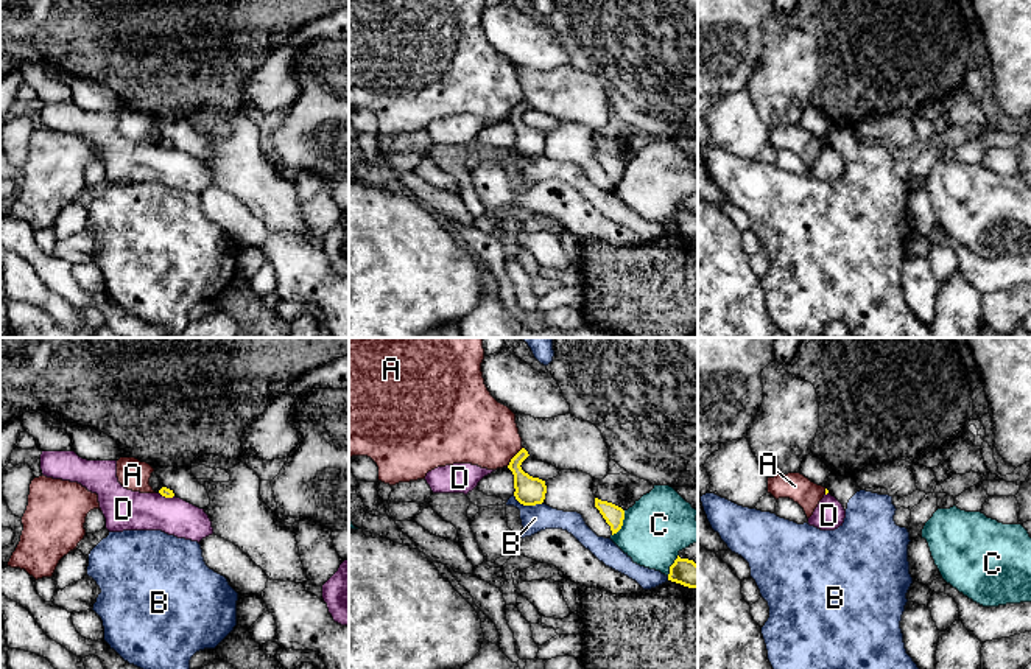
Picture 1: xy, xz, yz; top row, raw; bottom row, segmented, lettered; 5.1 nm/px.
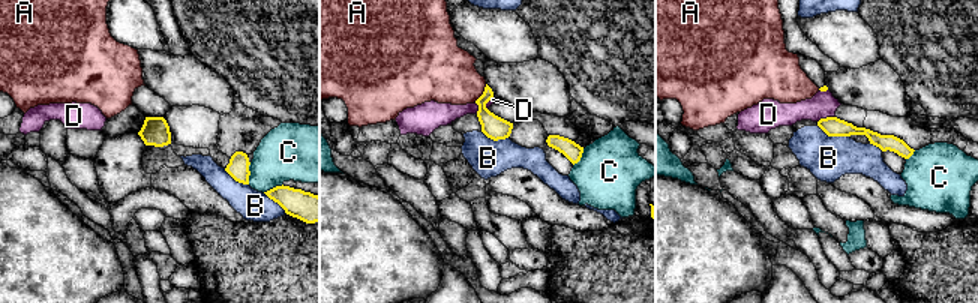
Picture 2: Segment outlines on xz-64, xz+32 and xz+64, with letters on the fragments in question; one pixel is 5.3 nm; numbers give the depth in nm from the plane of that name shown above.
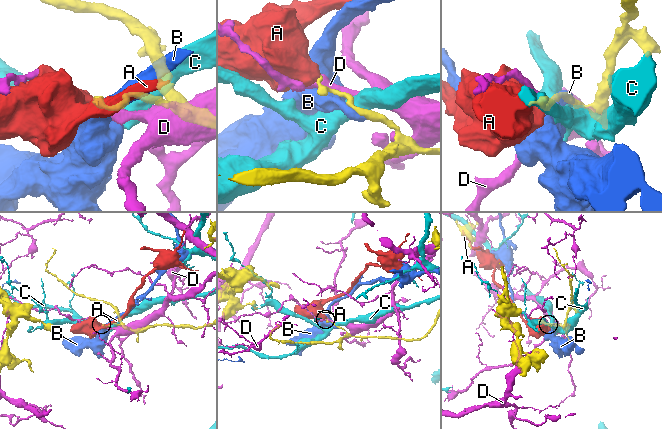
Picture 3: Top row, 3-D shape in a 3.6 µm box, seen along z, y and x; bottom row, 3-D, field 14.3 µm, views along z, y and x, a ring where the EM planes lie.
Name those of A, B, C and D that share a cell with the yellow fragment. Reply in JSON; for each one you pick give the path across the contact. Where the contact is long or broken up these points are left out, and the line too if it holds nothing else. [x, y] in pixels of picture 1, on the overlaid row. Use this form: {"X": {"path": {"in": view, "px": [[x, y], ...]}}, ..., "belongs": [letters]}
{"belongs": []}

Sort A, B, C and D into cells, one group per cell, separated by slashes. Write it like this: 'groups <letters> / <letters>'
groups A / B / C / D

